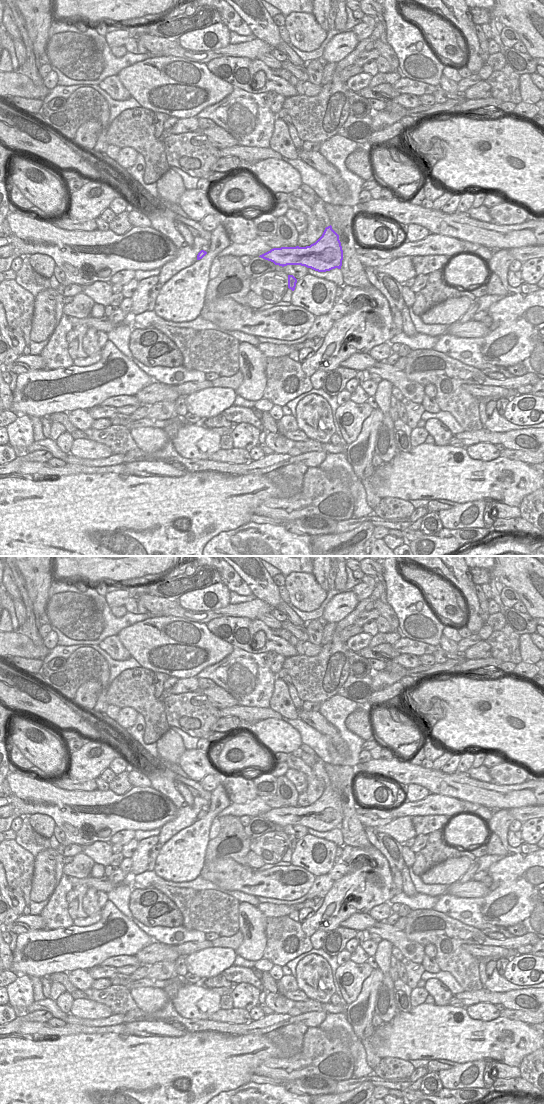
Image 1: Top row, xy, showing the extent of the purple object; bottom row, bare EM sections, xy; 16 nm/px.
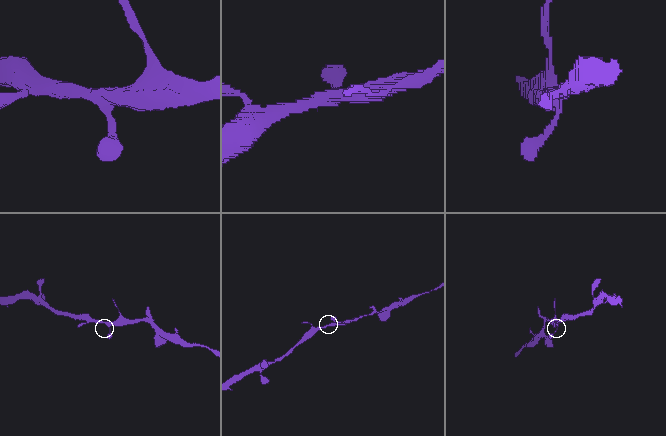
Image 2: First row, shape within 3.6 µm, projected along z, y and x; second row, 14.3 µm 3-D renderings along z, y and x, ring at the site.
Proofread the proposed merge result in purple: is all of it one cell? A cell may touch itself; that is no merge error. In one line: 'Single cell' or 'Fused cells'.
Single cell.

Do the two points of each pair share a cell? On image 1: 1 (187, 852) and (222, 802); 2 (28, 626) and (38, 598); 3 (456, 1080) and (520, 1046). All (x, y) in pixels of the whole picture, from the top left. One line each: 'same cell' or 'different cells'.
1: same cell
2: different cells
3: different cells

